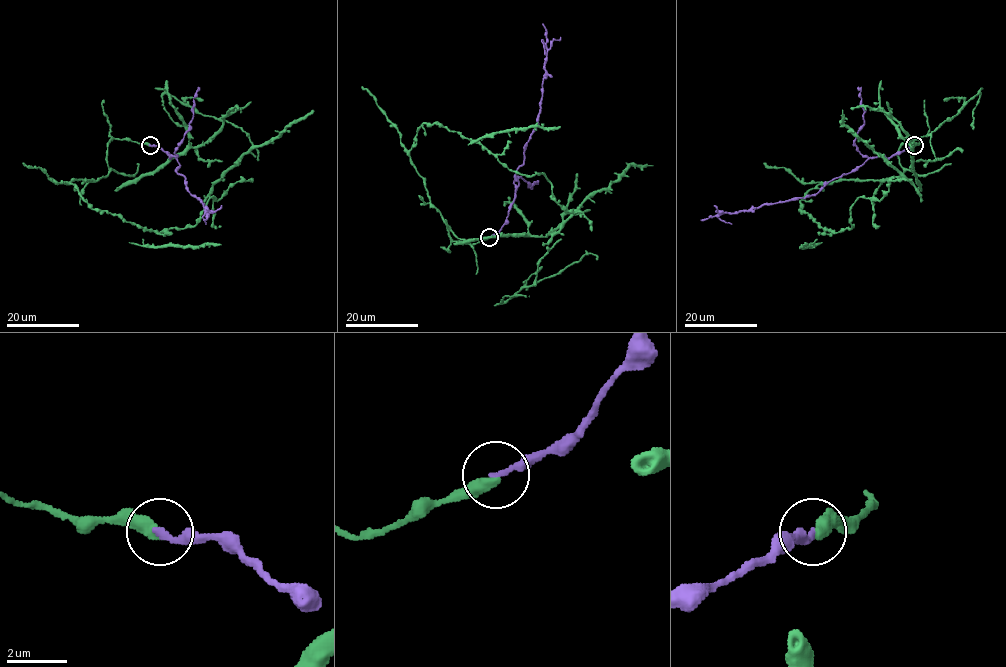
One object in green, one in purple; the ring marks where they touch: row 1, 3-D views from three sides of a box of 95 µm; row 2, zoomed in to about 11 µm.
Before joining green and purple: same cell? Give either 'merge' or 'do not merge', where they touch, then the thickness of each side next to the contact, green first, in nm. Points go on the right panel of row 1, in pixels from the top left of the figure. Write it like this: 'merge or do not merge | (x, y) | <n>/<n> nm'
merge | (914, 145) | 440/200 nm

